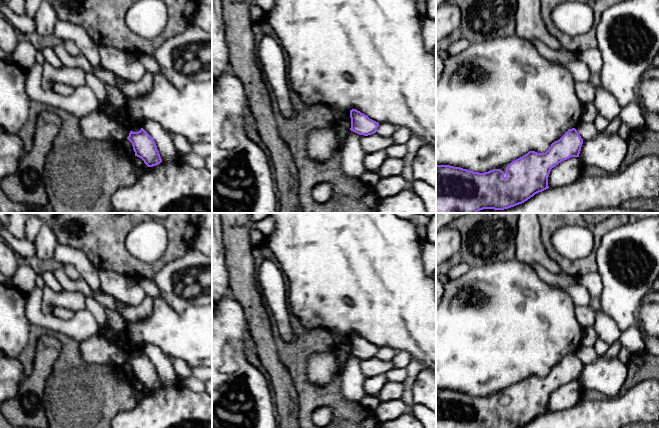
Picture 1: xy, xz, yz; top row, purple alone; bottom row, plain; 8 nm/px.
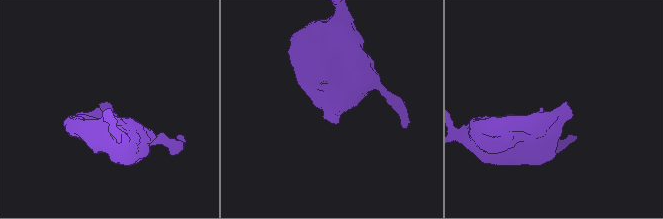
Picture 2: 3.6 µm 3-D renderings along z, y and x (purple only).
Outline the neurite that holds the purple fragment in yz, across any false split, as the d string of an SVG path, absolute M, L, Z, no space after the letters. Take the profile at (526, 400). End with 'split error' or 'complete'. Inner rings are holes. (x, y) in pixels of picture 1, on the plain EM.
M569 353L559 364L553 366L545 377L529 375L512 385L505 397L500 393L479 397L450 389L436 389L436 428L522 428L535 418L548 413L551 393L571 381L579 381L582 368L583 363L577 354Z; complete

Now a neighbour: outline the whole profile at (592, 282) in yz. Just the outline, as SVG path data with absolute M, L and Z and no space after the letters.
M598 272L588 273L578 279L578 283L584 286L591 296L600 296L603 290L602 278Z

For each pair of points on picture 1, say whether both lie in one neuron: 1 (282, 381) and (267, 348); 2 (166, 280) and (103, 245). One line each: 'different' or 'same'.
1: same
2: different

